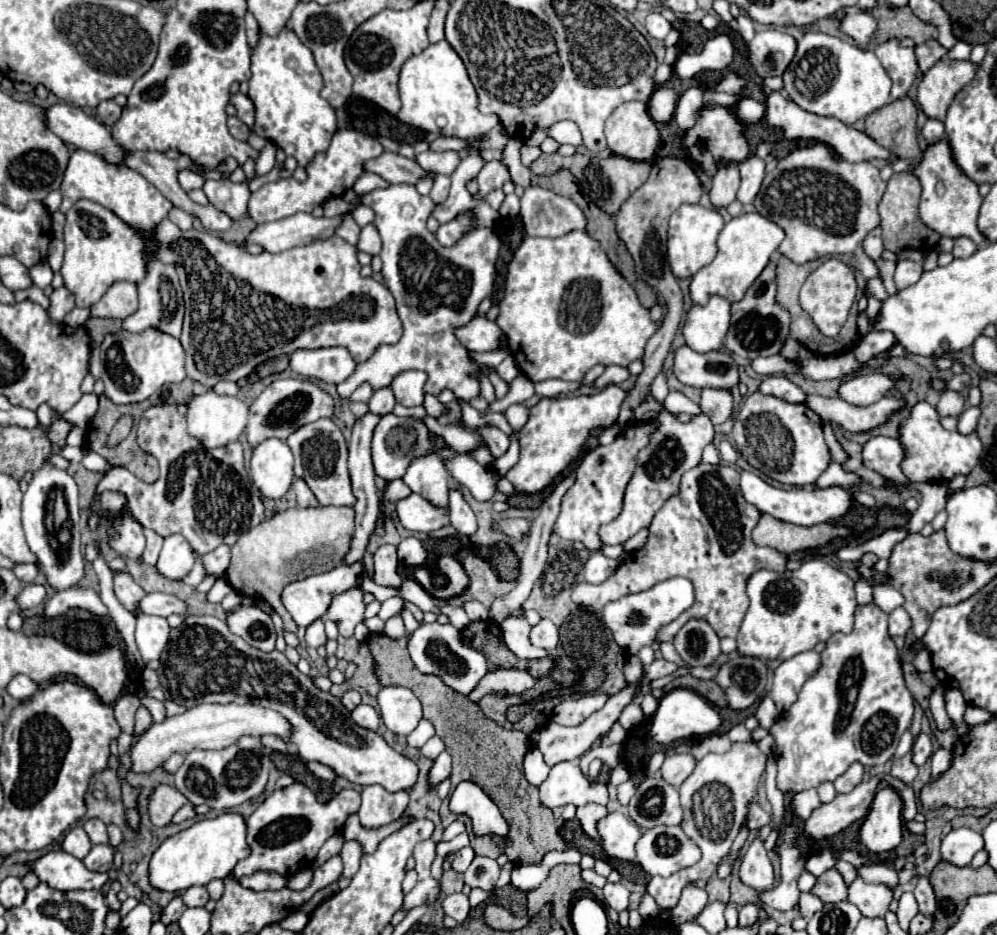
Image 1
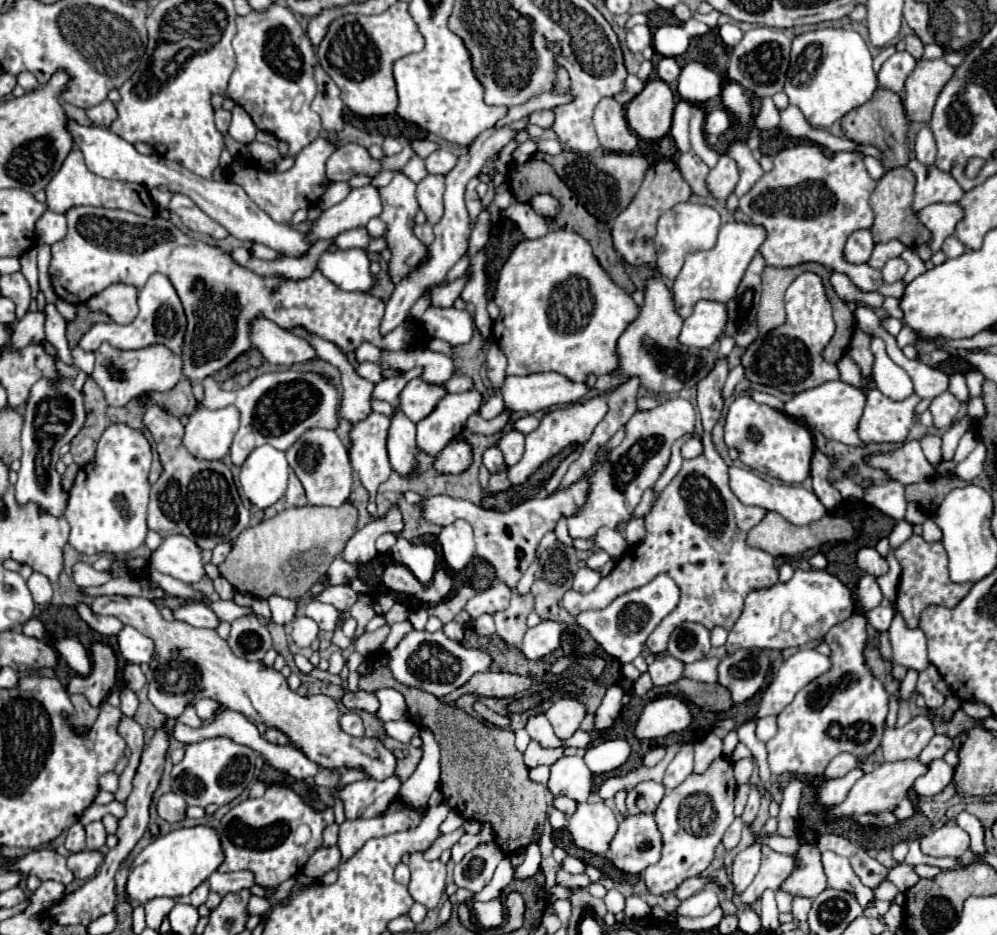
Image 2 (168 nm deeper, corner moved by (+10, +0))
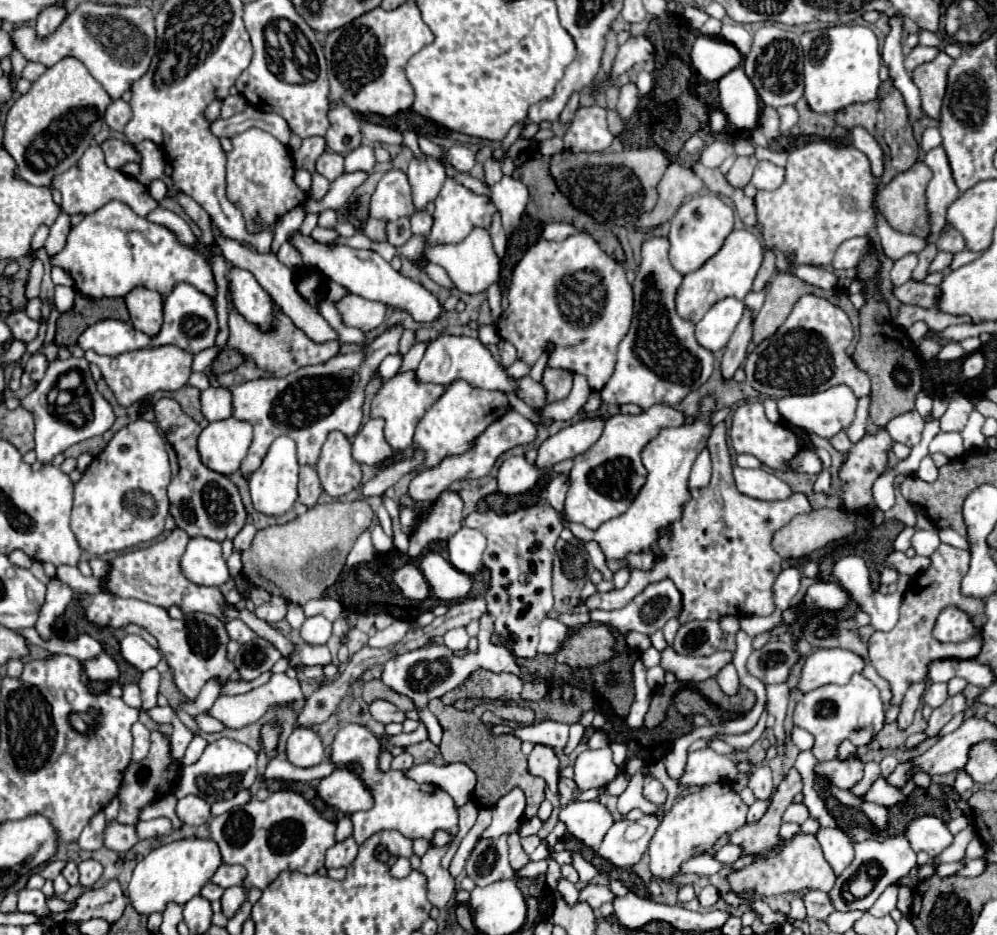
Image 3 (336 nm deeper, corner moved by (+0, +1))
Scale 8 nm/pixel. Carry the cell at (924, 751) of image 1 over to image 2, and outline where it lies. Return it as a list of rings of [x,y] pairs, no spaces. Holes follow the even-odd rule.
[[[962,734],[962,736],[956,736],[954,740],[948,740],[946,736],[934,736],[934,738],[922,748],[918,760],[920,760],[922,764],[928,764],[928,762],[932,762],[932,760],[936,760],[936,758],[942,758],[948,748],[952,748],[952,746],[954,746],[954,748],[960,748],[962,742],[964,742],[964,734]]]

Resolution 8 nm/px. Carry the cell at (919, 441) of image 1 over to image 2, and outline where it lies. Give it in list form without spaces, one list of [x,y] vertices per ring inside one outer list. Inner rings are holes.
[[[926,434],[926,436],[922,436],[920,446],[922,446],[922,450],[924,450],[926,460],[928,460],[932,466],[936,466],[938,462],[942,462],[942,438],[940,438],[940,436],[936,436],[936,434]]]

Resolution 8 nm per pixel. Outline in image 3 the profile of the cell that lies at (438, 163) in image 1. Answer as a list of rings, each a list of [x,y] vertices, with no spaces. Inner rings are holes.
[[[458,145],[446,151],[446,159],[458,173],[470,173],[476,163],[476,153],[464,145]]]

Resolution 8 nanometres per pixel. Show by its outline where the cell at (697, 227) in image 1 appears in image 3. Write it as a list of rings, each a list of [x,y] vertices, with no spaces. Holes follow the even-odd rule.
[[[698,195],[680,205],[676,215],[672,217],[672,227],[670,227],[670,261],[672,265],[682,273],[692,273],[700,269],[710,257],[714,257],[722,245],[724,239],[730,235],[734,227],[734,211],[728,207],[718,195]]]

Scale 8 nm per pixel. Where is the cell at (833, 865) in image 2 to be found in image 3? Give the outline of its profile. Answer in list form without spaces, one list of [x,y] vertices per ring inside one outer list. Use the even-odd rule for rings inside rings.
[[[824,827],[818,831],[816,837],[824,849],[826,861],[830,863],[834,873],[840,875],[854,859],[854,847],[850,837],[838,827]]]

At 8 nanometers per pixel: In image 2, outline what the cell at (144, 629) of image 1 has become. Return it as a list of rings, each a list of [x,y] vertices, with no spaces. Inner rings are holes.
[[[124,626],[118,634],[118,646],[120,646],[120,654],[124,656],[124,660],[134,662],[134,664],[144,664],[152,660],[154,654],[154,644],[148,636],[140,634],[136,628],[132,626]]]

